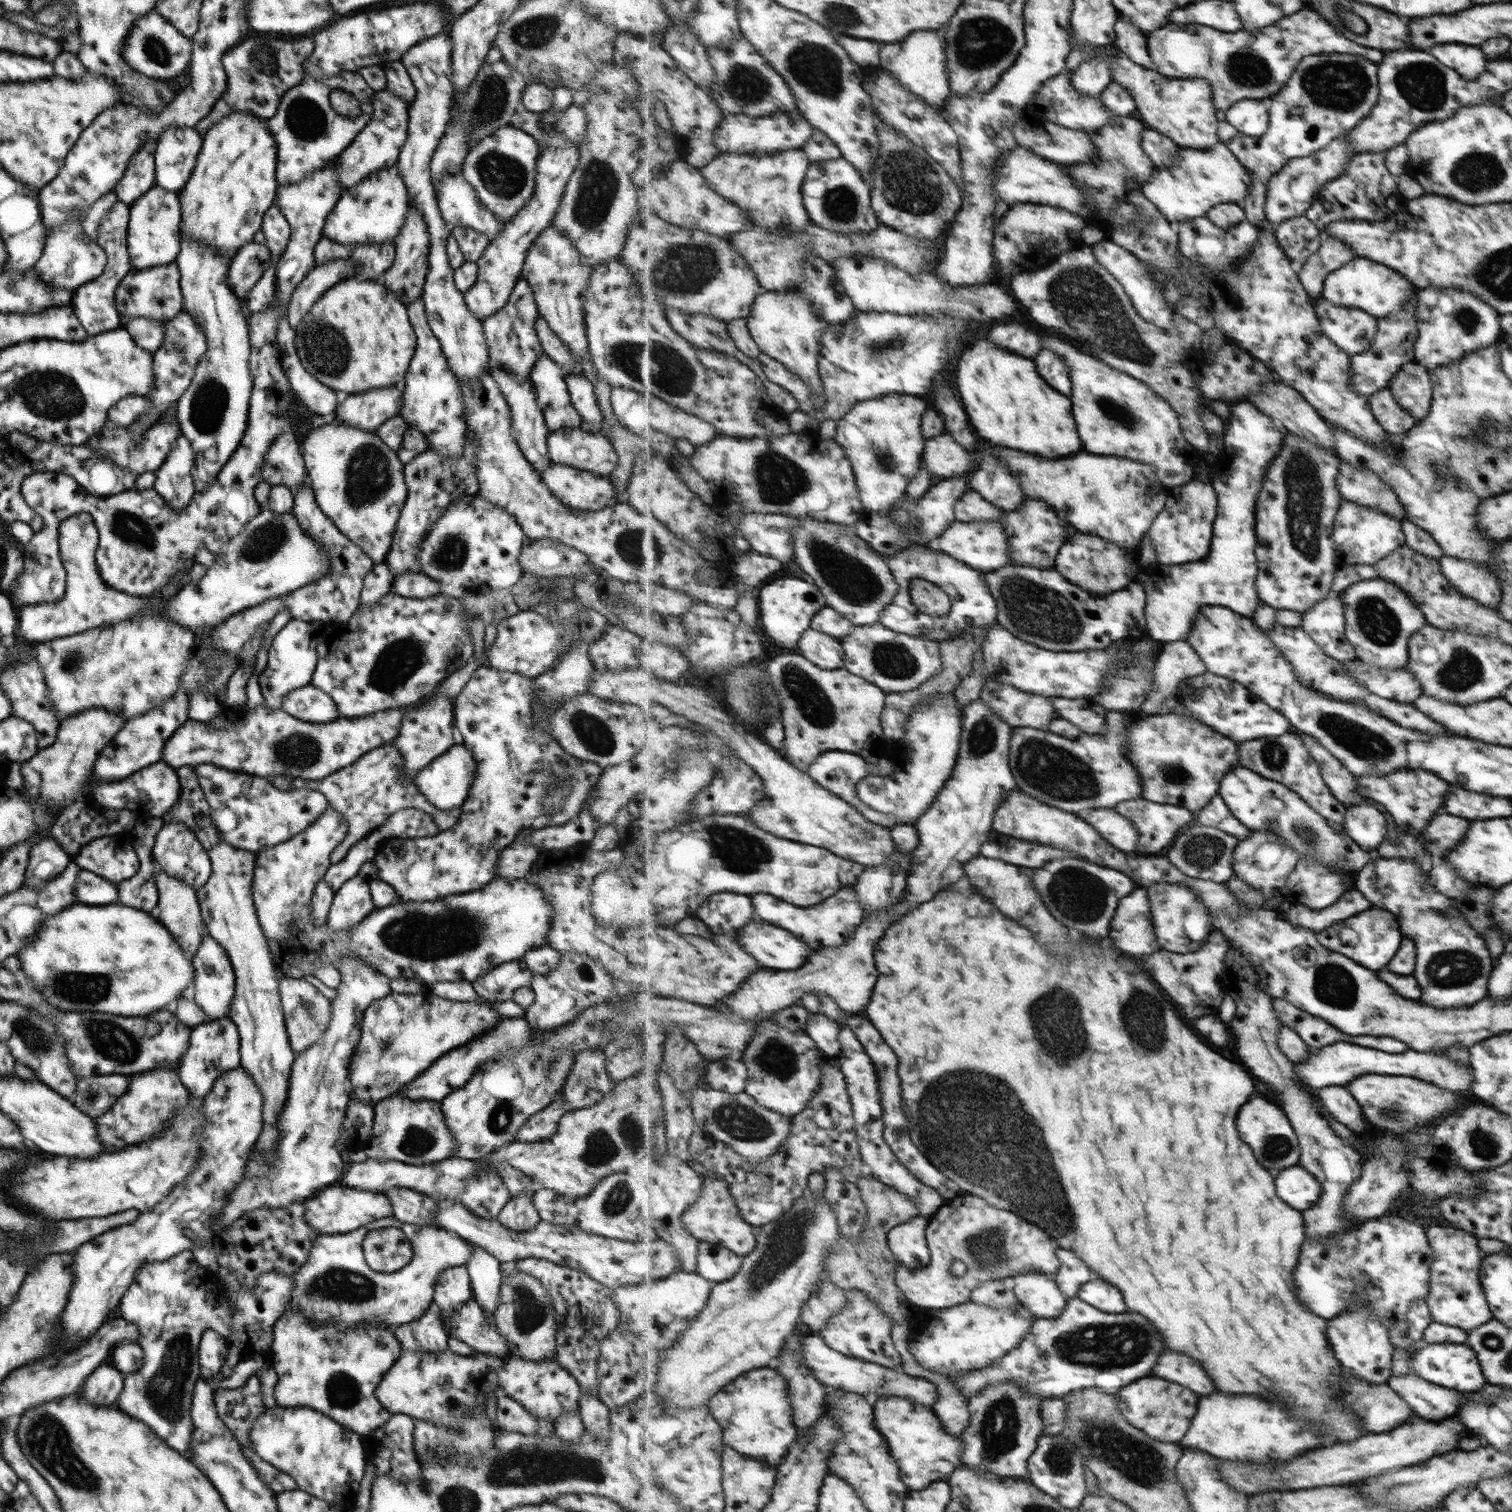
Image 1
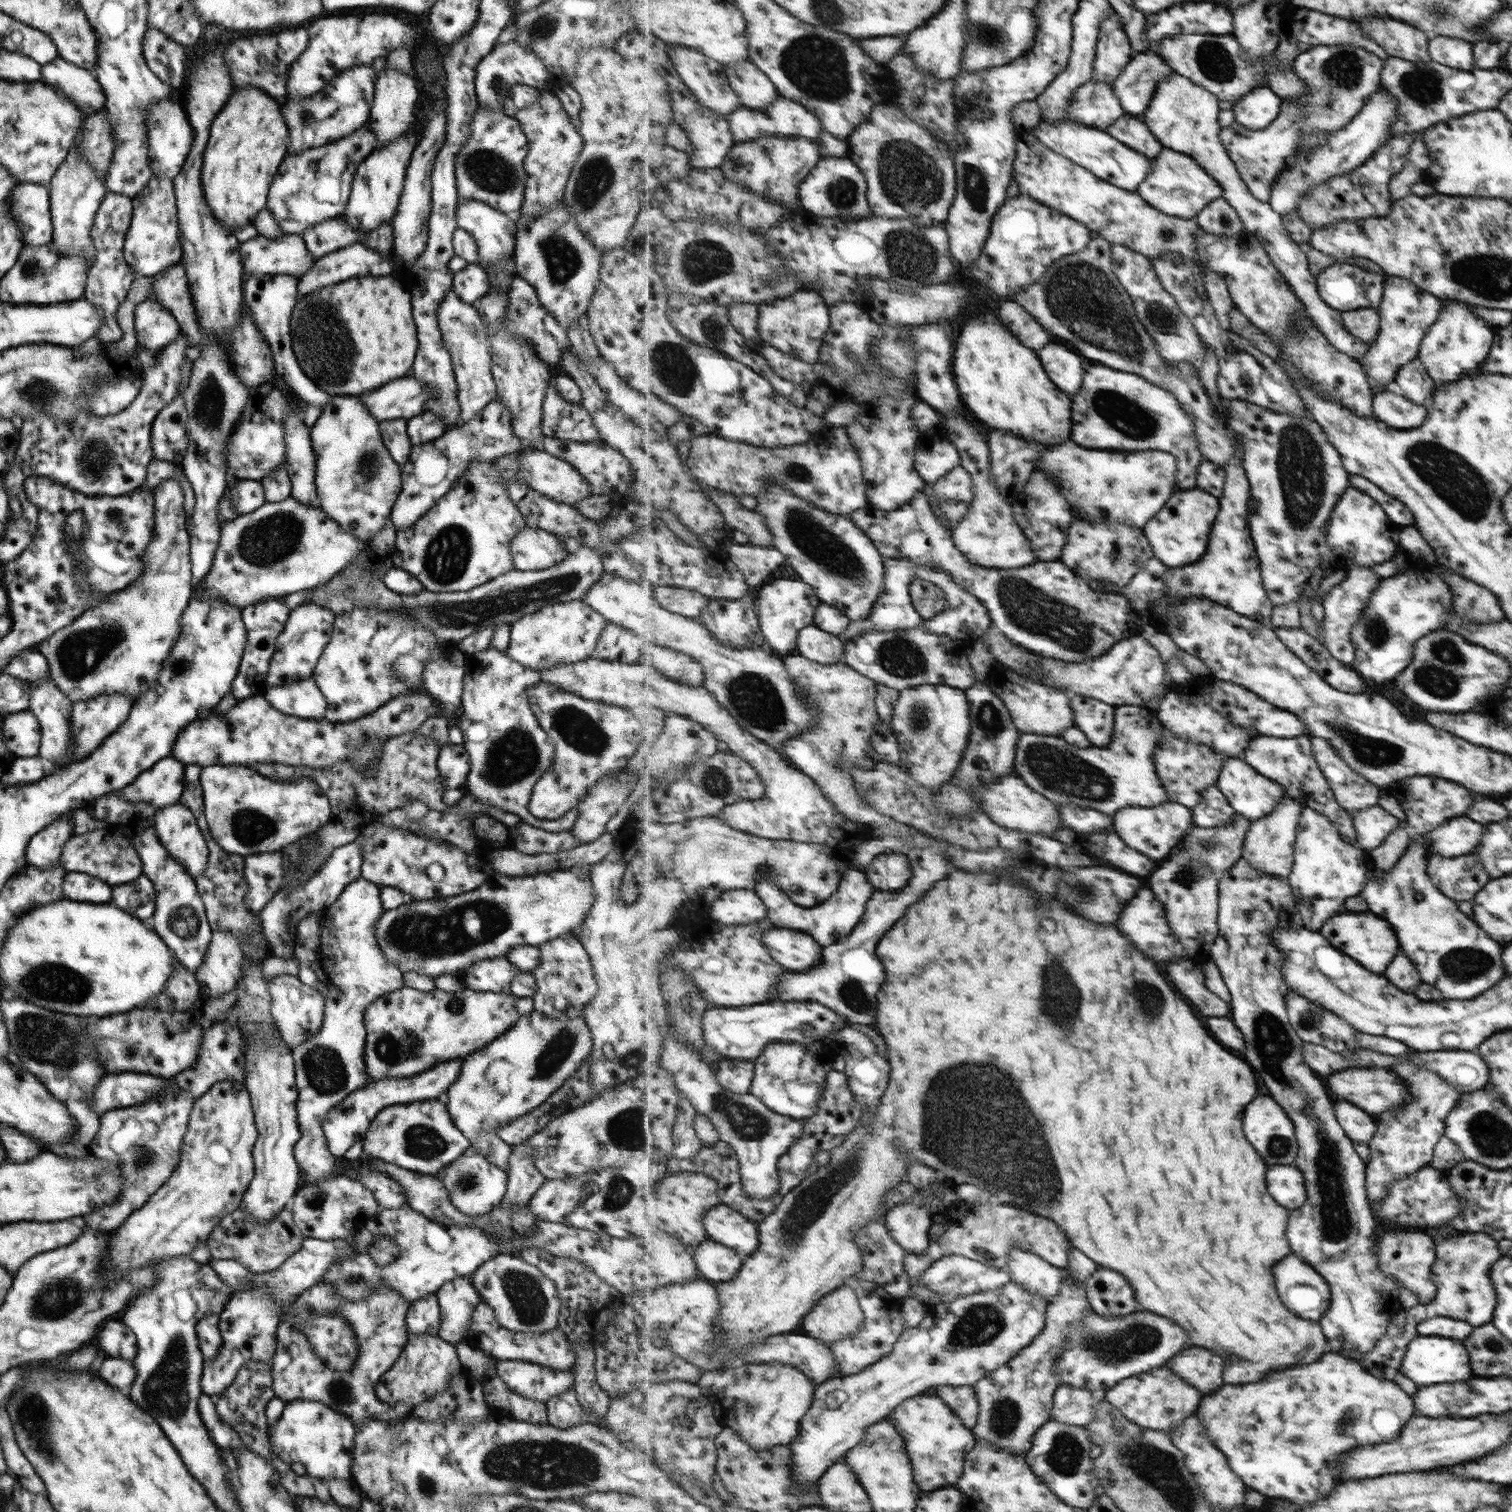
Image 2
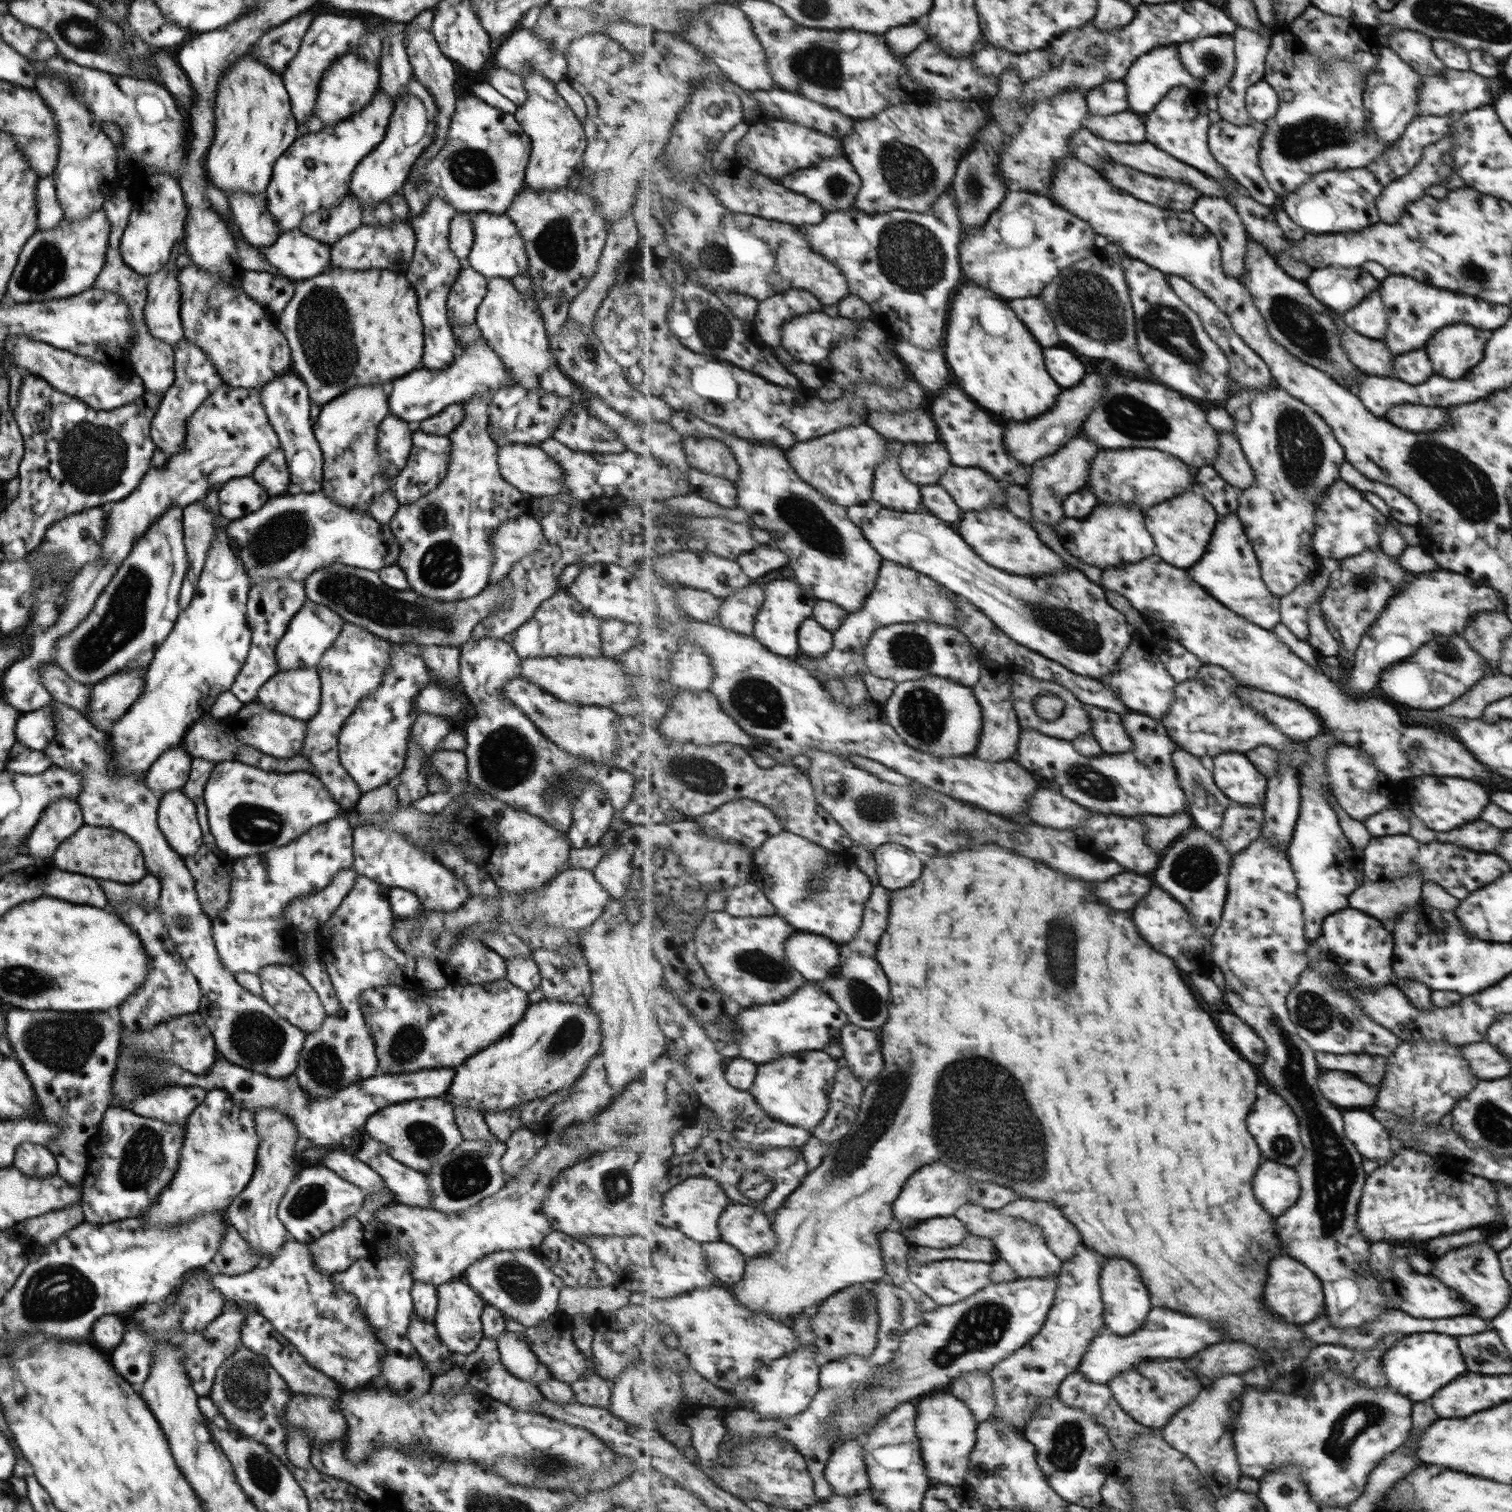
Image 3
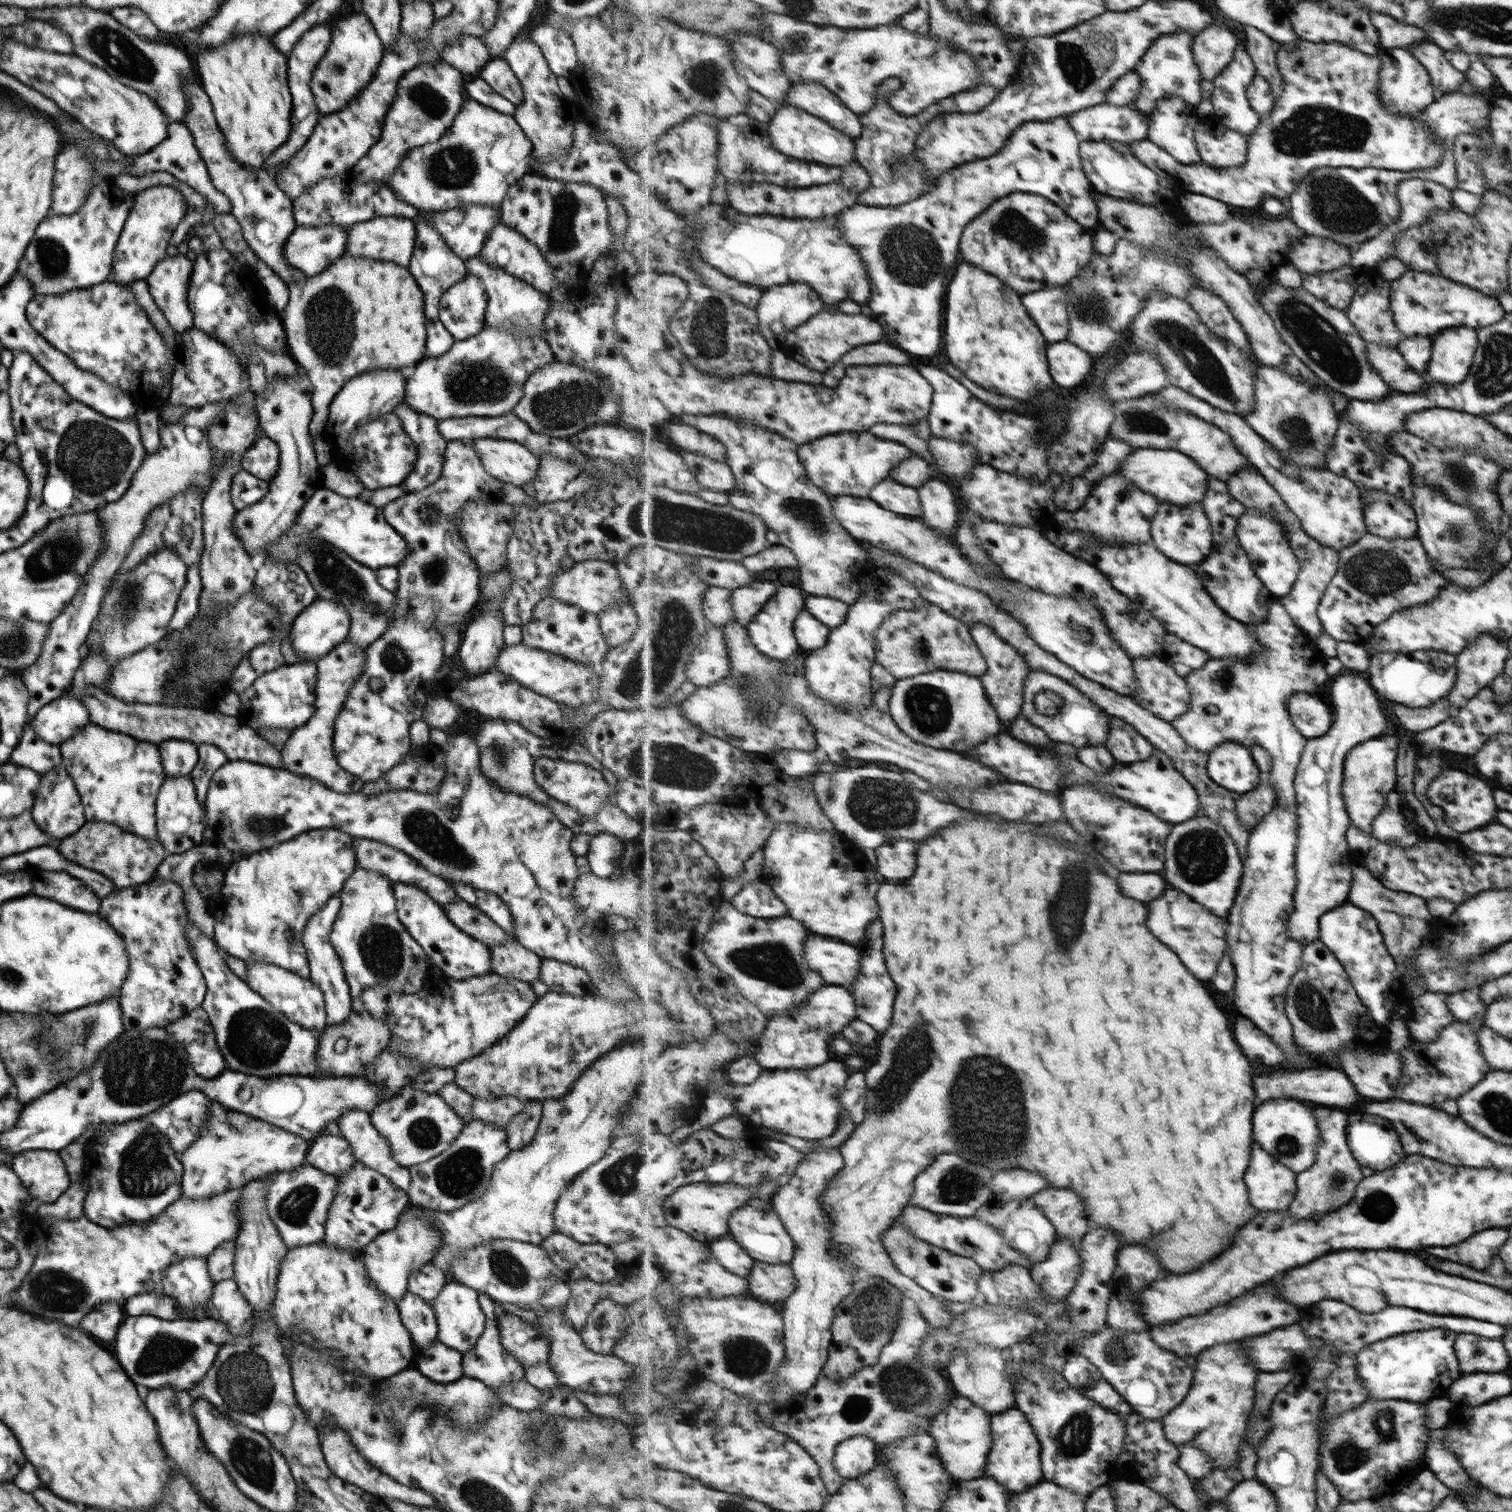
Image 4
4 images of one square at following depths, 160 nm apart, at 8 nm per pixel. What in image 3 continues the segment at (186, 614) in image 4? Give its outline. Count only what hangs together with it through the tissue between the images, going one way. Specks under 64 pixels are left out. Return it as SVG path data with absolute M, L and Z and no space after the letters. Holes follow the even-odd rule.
M220 485L209 489L207 494L203 495L202 499L185 505L182 509L182 533L184 536L183 544L186 550L188 567L179 589L177 602L177 606L179 606L179 612L183 612L183 609L189 606L189 601L193 596L195 584L197 584L198 576L202 571L207 556L207 551L210 550L211 543L216 539L216 536L214 535L214 516L219 513L219 489Z

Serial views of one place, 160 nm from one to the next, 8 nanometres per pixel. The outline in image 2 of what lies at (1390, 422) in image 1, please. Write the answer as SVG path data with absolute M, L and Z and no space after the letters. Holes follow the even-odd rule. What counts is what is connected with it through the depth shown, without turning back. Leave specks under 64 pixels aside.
M1379 391L1373 396L1372 416L1395 429L1418 427L1427 414L1426 405L1409 402L1404 396L1389 391Z

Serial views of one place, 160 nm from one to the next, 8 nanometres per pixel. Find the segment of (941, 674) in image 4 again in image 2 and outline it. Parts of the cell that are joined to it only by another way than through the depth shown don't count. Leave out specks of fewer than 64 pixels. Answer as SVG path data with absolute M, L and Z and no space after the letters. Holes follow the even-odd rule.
M923 685L900 691L901 696L895 701L894 717L891 727L898 737L901 746L901 762L897 764L920 786L927 790L941 788L954 778L954 774L961 766L962 759L970 744L971 706L963 689L952 688L950 685Z

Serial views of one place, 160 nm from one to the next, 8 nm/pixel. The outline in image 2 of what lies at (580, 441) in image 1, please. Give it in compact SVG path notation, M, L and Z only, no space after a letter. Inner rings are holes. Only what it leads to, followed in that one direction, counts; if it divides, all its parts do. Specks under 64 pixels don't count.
M544 436L542 438L542 448L545 452L568 462L589 484L591 494L615 492L624 500L631 500L628 495L631 475L628 460L618 451L607 446L602 441L589 441L580 443L579 441L561 440Z

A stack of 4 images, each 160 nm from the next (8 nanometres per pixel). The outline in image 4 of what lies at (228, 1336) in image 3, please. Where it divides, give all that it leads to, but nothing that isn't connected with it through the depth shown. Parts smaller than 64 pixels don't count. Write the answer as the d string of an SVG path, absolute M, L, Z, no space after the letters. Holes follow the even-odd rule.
M151 1315L129 1316L123 1318L114 1336L113 1354L134 1385L145 1386L148 1389L159 1387L173 1387L179 1390L189 1390L203 1378L207 1369L215 1360L217 1351L232 1335L225 1324L213 1319L177 1319L163 1320Z

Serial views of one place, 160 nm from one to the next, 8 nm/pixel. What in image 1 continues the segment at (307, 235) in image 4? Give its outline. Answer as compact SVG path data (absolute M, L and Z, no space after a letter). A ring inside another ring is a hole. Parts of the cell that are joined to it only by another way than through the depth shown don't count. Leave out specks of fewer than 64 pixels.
M254 241L244 244L229 262L226 285L237 298L243 300L269 264L271 255L265 245Z

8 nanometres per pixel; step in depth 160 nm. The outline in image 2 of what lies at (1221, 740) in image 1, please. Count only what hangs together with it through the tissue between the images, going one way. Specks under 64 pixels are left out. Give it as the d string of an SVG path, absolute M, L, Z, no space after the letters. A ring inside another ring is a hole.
M1164 726L1161 746L1155 750L1154 761L1158 768L1158 775L1162 780L1166 793L1171 801L1185 804L1190 809L1202 802L1204 792L1210 786L1216 786L1220 779L1222 768L1227 756L1215 752L1207 744L1197 744L1193 740L1183 740L1172 730Z

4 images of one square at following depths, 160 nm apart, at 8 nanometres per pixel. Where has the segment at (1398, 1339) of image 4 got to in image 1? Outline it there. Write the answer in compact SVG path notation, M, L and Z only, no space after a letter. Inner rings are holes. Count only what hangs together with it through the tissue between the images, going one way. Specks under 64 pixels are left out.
M1443 1343L1429 1344L1423 1348L1417 1348L1408 1361L1410 1372L1431 1384L1443 1388L1453 1388L1459 1392L1467 1393L1473 1390L1479 1390L1485 1380L1481 1376L1481 1368L1475 1360L1475 1352L1469 1350L1463 1344Z

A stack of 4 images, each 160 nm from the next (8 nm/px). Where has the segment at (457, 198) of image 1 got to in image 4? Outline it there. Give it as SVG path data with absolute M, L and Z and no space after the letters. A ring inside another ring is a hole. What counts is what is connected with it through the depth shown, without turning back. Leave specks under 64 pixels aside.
M501 222L495 224L488 232L477 255L487 263L487 267L501 269L506 274L530 284L539 292L548 294L554 286L559 285L558 280L553 278L551 267L545 263L545 259L537 247L523 238L515 229L509 228Z

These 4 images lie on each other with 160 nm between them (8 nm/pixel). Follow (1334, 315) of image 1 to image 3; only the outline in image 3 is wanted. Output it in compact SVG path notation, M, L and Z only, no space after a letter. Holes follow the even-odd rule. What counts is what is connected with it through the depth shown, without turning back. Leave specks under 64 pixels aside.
M1378 290L1373 291L1349 311L1345 311L1342 319L1352 331L1373 340L1382 340L1389 326L1385 305Z

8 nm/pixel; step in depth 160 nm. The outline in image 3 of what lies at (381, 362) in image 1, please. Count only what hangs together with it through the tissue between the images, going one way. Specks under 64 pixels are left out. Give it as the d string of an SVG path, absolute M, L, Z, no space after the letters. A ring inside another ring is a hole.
M333 269L313 278L290 281L294 284L294 293L276 321L276 327L285 336L294 372L305 383L312 403L321 407L357 384L390 382L415 370L421 362L423 336L416 294L404 274L386 269Z

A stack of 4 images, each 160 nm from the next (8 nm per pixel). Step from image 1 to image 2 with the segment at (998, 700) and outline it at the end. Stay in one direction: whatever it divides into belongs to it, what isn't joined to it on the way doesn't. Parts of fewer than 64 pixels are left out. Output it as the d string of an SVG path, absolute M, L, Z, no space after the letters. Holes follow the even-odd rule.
M1009 678L1001 686L993 684L995 694L1011 710L1014 723L1021 733L1059 736L1063 730L1076 726L1075 713L1070 705L1070 693L1045 686L1031 678L1026 679L1030 680L1025 680L1025 684L1023 682L1019 684L1019 682L1011 681Z

